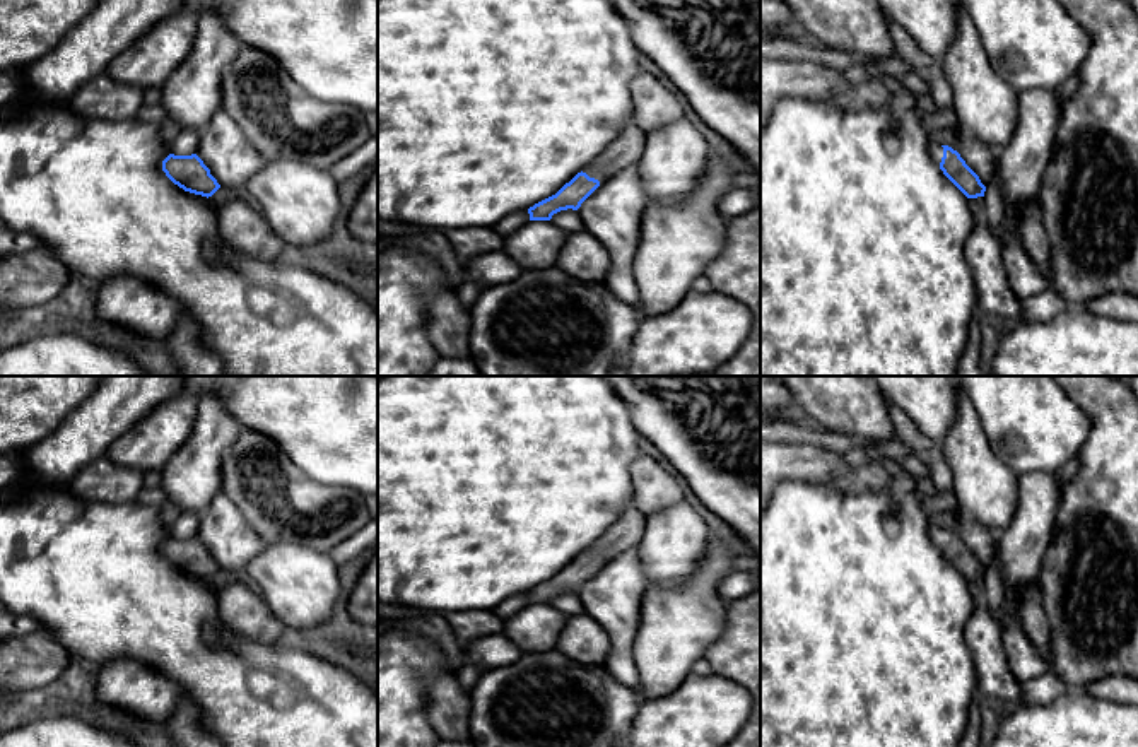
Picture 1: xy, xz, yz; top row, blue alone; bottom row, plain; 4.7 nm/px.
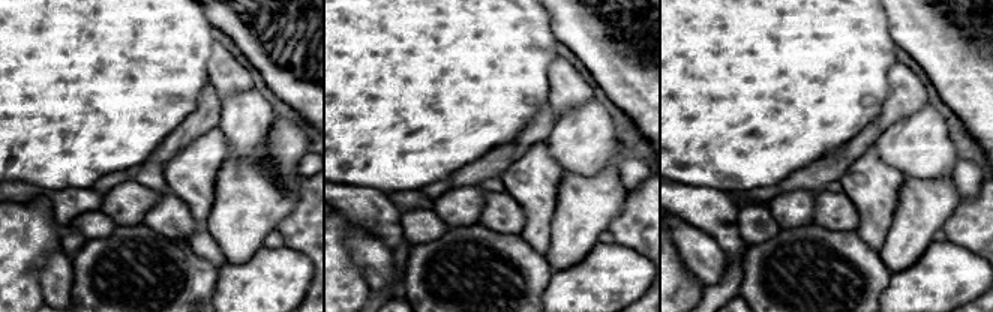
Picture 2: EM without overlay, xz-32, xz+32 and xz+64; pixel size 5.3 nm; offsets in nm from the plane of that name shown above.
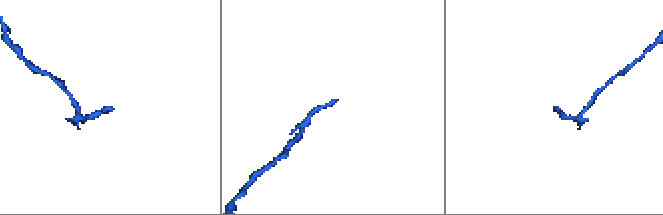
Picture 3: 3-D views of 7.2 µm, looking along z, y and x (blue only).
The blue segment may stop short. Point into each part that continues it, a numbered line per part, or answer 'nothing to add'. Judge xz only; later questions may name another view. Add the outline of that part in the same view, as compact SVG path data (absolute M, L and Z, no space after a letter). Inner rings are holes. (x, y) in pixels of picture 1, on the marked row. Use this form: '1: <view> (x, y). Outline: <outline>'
1: xz (626, 149). Outline: M634 118L625 123L619 137L583 171L603 185L620 169L639 162L646 142L646 133Z

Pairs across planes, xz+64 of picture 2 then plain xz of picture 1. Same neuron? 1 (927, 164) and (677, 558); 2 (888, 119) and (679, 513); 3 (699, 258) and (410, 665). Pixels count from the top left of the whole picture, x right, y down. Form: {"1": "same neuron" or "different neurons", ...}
{"1": "same neuron", "2": "different neurons", "3": "different neurons"}

